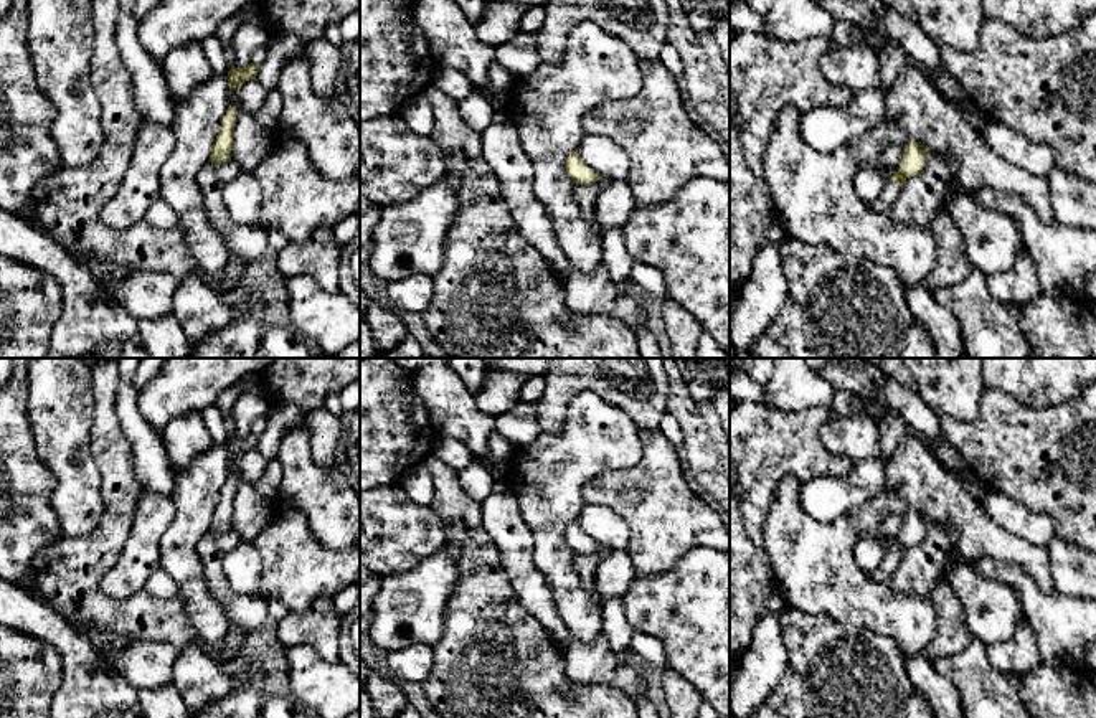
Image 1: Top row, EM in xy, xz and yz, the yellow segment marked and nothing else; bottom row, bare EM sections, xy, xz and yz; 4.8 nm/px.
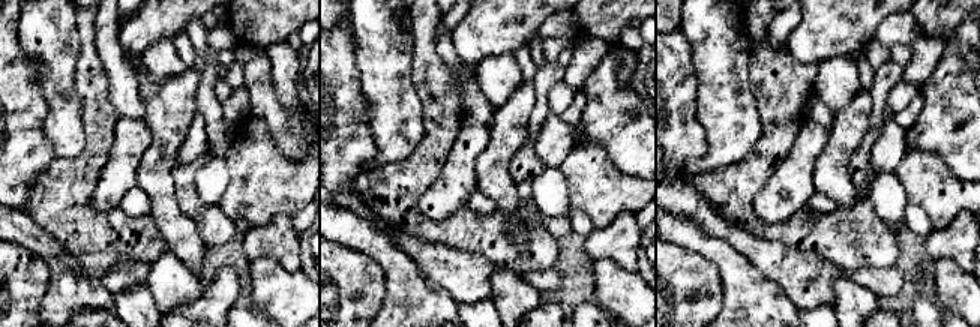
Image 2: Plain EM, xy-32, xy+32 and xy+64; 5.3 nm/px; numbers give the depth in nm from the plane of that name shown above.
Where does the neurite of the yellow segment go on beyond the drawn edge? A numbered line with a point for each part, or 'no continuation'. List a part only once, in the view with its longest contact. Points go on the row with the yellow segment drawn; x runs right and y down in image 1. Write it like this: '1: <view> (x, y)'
1: yz (890, 192)

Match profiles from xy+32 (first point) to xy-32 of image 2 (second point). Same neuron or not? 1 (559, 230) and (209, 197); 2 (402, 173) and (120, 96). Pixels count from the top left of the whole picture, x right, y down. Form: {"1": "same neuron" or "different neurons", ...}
{"1": "different neurons", "2": "different neurons"}

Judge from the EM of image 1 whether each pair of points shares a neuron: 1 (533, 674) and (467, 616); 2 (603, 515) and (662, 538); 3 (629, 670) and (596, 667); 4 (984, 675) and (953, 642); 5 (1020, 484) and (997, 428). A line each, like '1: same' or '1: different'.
1: same
2: different
3: same
4: different
5: same

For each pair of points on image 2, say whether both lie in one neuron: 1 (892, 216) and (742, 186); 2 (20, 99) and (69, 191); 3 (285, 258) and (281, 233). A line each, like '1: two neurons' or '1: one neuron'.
1: two neurons
2: two neurons
3: one neuron

